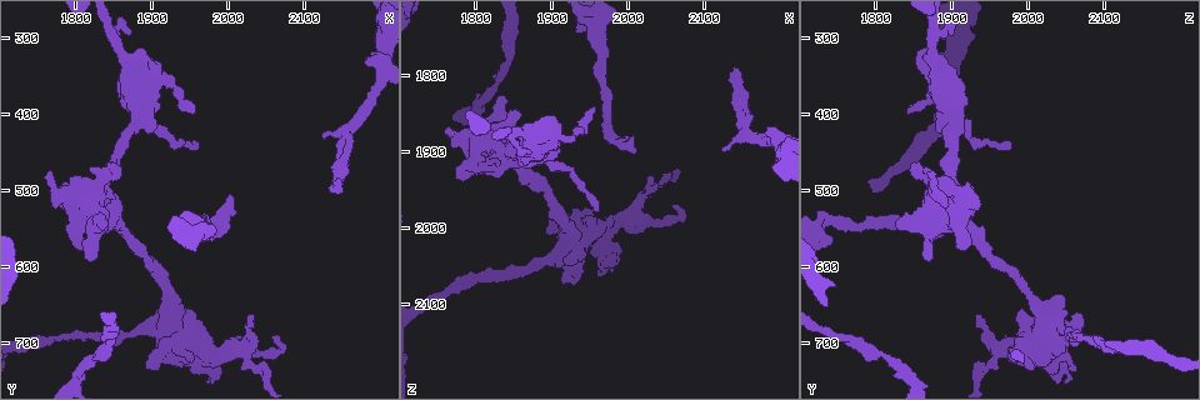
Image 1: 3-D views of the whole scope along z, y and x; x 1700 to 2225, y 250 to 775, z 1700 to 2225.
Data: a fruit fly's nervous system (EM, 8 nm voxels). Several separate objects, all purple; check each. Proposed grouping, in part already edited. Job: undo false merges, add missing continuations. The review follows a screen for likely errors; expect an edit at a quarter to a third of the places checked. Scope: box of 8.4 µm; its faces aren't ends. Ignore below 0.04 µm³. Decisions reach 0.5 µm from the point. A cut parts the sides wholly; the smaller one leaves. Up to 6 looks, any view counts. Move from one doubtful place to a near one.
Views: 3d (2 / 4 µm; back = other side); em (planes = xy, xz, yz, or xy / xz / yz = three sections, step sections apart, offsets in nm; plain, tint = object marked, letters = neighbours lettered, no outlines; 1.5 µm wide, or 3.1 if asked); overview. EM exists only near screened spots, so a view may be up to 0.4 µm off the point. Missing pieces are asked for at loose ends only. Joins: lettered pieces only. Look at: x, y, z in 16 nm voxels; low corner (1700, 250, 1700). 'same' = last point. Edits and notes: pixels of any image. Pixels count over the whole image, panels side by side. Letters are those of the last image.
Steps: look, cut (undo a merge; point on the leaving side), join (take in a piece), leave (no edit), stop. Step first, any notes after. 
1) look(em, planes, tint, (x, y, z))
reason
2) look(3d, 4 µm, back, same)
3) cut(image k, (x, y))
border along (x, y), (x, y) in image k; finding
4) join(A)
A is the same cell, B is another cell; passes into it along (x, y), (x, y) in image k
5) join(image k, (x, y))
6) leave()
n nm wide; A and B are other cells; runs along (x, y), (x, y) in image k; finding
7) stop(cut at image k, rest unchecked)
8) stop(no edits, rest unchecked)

look(em, yz, step 8, letters, (1765, 475, 1870))
branch stops here

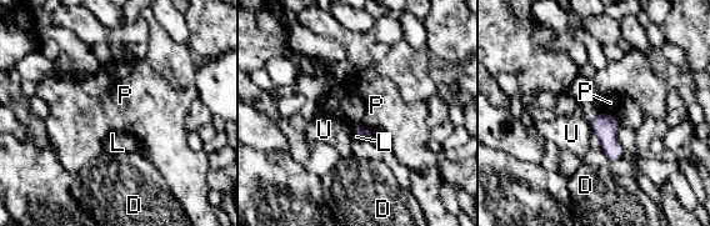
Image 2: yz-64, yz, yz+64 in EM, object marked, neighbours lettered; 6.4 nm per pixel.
look(em, planes, letters, same)

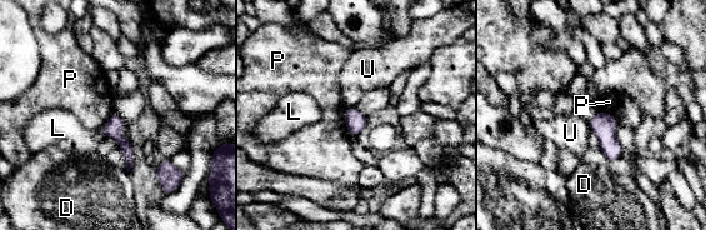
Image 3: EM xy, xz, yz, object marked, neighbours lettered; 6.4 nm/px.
leave()
110 nm wide; D, L, P and U are other cells; none of them fits

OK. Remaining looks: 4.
look(em, xy, step 4, letters, (2005, 505, 1890))
end of a long branch

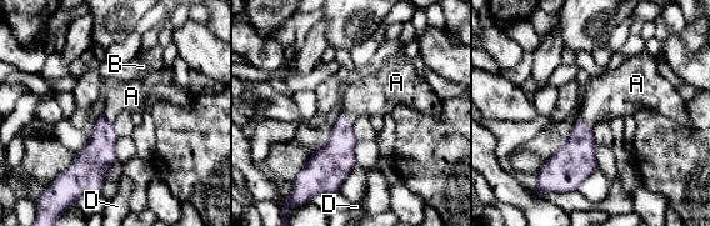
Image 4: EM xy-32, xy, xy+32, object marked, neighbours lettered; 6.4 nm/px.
look(em, planes, letters, same)
cut it another way

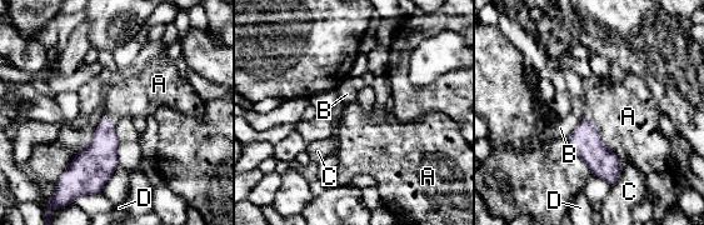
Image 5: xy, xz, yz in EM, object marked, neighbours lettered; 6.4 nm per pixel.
join(A)
A is the same cell, B, C and D are other cells; it goes on there

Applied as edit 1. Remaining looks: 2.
stop(join at image 5, rest unchecked)

